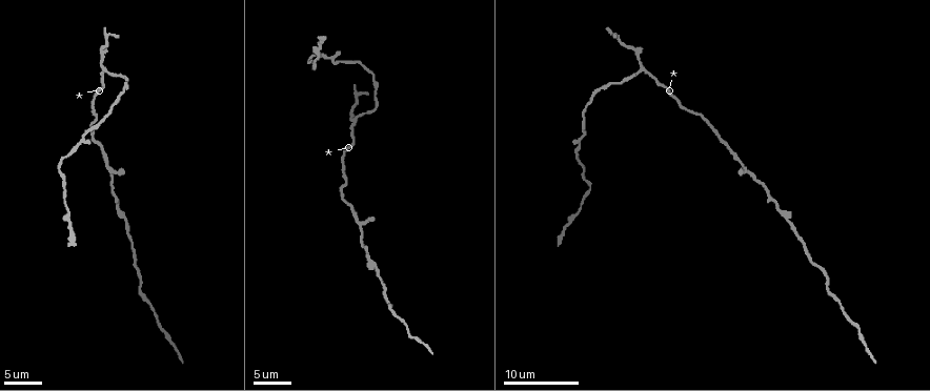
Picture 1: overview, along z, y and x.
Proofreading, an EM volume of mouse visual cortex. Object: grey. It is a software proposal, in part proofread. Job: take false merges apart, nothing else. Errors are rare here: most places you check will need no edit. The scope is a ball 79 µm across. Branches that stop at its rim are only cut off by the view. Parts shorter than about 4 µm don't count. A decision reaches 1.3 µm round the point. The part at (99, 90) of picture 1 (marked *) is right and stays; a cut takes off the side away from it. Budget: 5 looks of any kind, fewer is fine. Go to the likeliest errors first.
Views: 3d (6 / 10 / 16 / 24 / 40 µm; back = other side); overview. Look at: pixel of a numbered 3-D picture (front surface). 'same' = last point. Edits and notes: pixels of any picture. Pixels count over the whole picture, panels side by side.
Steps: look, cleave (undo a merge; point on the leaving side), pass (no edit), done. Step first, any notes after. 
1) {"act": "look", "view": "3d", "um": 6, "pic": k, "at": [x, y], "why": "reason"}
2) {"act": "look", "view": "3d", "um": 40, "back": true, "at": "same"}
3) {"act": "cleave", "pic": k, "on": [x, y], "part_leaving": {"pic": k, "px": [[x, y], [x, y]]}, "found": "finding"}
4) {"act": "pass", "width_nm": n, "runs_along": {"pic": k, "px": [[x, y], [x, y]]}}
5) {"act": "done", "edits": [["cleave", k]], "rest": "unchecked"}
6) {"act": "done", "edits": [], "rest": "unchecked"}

{"act": "look", "view": "3d", "um": 10, "pic": 1, "at": [355, 118], "why": "three arms meet"}

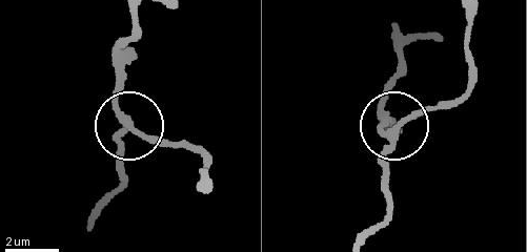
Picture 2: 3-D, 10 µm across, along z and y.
{"act": "pass", "runs_along": {"pic": 2, "px": [[109, 196], [121, 183], [127, 124], [114, 97], [114, 51]]}, "found": "one neuron here"}

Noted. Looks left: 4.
{"act": "look", "view": "3d", "um": 10, "pic": 1, "at": [785, 221], "why": "thin neck"}

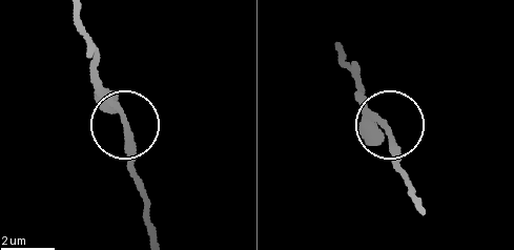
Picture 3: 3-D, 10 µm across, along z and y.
{"act": "pass", "width_nm": 270, "found": "one neuron here"}

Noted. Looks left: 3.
{"act": "look", "view": "3d", "um": 10, "pic": 1, "at": [353, 208], "why": "thick turns thin"}

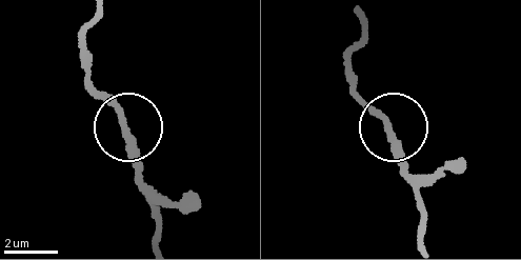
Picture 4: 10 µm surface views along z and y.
{"act": "look", "view": "3d", "um": 6, "pic": 4, "at": [124, 125], "why": "closer look"}

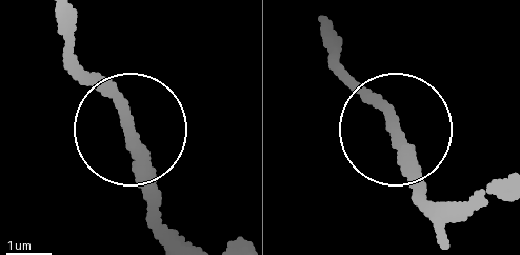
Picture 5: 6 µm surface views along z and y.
{"act": "pass", "runs_along": {"pic": 5, "px": [[61, 19], [65, 53], [122, 120], [148, 208]]}, "found": "all the same neuron"}

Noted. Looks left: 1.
{"act": "done", "edits": [], "rest": "unchecked"}

